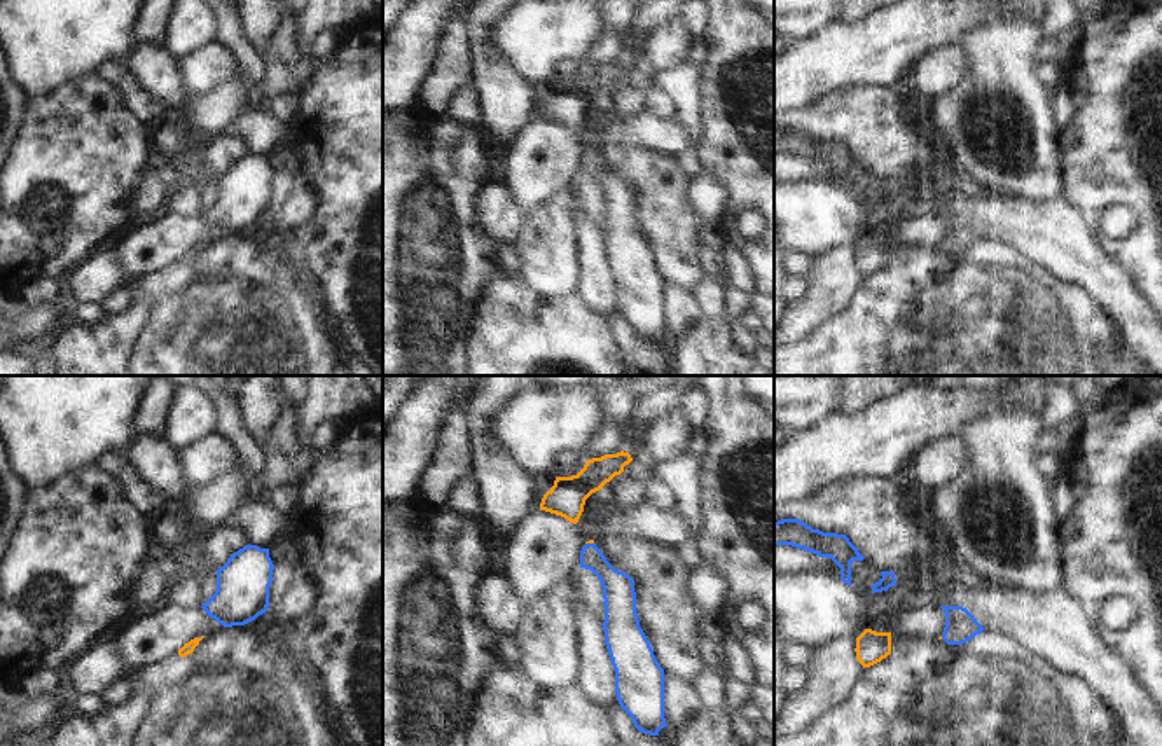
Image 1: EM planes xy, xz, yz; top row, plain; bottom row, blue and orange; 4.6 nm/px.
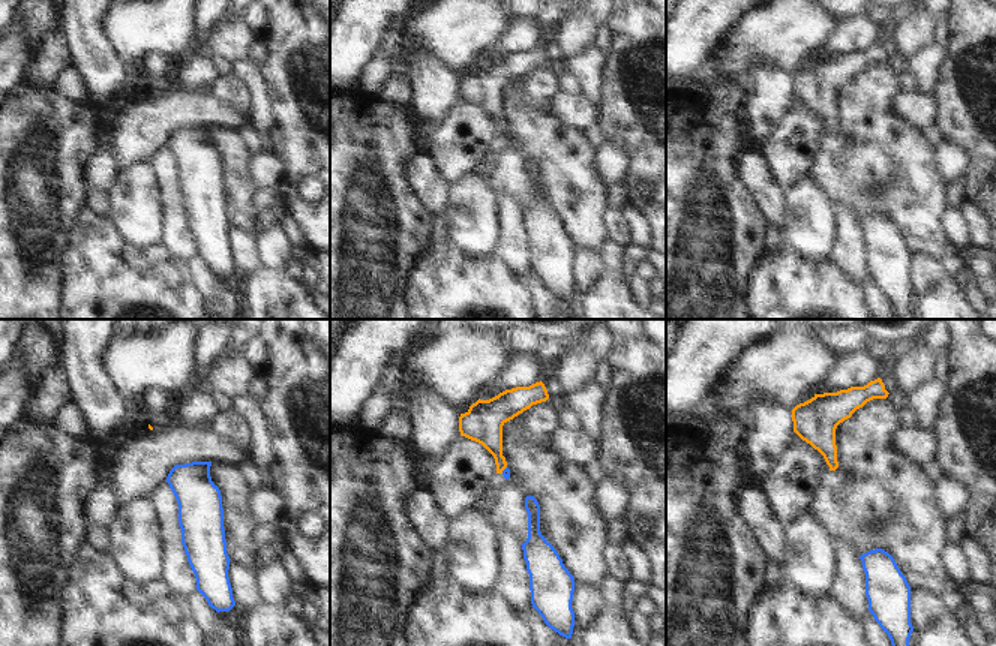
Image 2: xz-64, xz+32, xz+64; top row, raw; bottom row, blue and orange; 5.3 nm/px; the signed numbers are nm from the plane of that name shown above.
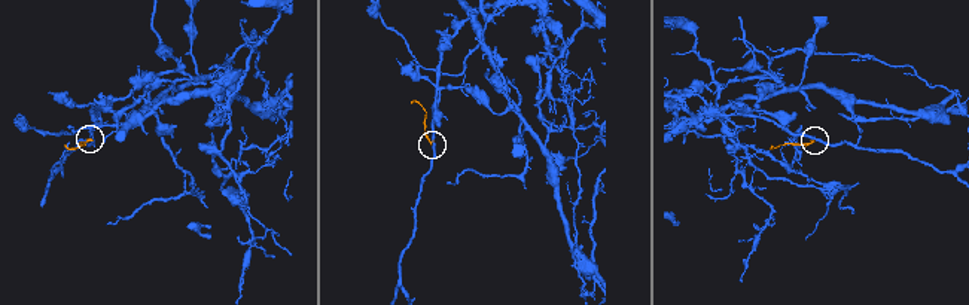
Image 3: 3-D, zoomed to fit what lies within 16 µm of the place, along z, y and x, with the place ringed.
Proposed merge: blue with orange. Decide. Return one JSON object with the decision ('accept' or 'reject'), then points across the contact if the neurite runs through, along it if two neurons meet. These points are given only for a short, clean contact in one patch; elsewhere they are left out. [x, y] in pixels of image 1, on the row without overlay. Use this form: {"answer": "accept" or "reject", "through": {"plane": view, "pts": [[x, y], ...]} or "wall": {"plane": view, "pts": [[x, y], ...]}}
{"answer": "accept", "through": {"plane": "xz", "pts": [[617, 196], [591, 166], [589, 152], [589, 149]]}}

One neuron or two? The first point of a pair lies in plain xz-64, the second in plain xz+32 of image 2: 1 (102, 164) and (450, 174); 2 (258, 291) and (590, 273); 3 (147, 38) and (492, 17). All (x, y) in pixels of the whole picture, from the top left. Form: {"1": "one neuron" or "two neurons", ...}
{"1": "two neurons", "2": "two neurons", "3": "one neuron"}

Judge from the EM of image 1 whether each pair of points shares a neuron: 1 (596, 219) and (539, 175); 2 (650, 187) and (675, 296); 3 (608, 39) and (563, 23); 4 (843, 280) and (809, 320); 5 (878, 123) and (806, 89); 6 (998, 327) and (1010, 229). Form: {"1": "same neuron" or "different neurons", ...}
{"1": "different neurons", "2": "different neurons", "3": "different neurons", "4": "same neuron", "5": "different neurons", "6": "different neurons"}

